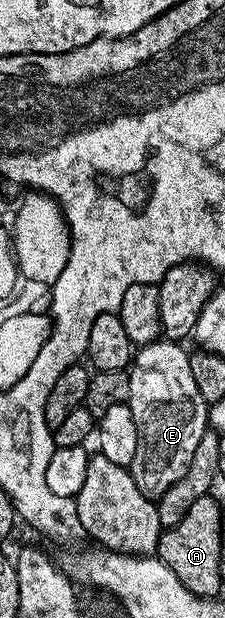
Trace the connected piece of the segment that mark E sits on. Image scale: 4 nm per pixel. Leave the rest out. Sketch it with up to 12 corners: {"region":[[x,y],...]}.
{"region":[[174,341],[139,346],[128,371],[136,457],[151,497],[184,473],[208,405]]}

